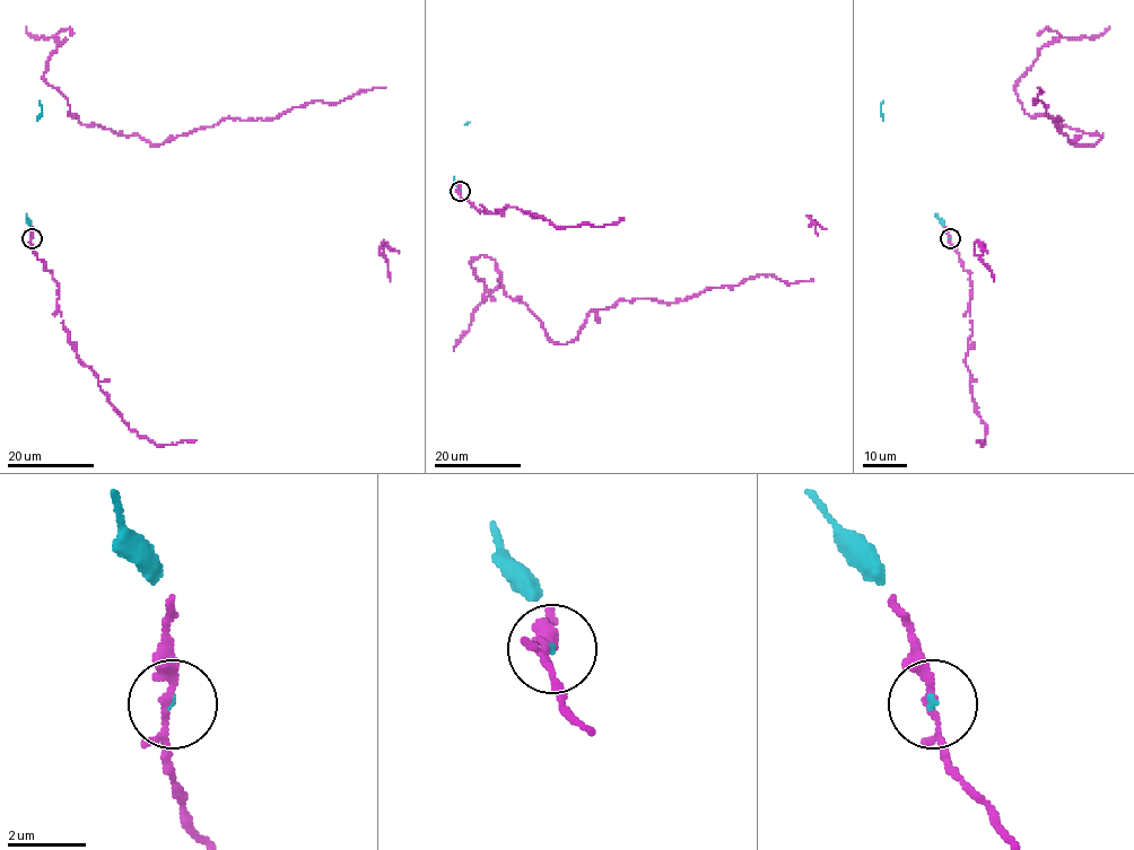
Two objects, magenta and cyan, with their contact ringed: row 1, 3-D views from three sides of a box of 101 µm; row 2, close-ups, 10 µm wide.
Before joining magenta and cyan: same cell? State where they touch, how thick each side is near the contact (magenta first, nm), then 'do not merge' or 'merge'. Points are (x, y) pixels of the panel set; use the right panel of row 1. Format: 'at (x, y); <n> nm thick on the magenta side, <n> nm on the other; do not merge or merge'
at (950, 238); 150 nm thick on the magenta side, 60 nm on the other; merge

